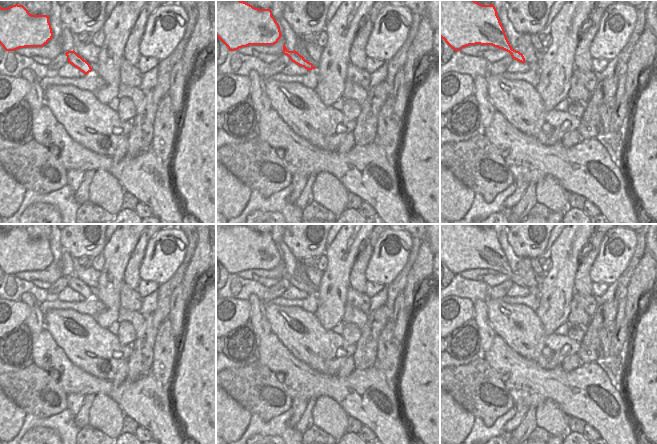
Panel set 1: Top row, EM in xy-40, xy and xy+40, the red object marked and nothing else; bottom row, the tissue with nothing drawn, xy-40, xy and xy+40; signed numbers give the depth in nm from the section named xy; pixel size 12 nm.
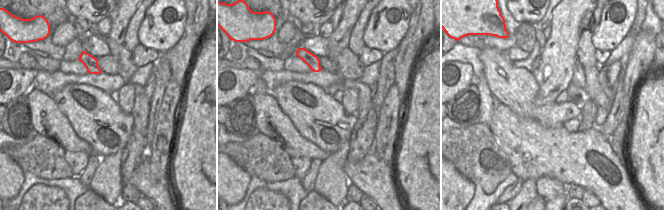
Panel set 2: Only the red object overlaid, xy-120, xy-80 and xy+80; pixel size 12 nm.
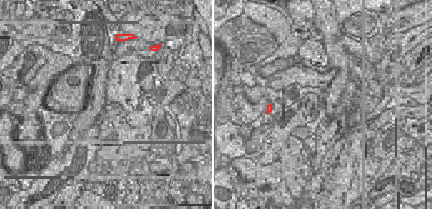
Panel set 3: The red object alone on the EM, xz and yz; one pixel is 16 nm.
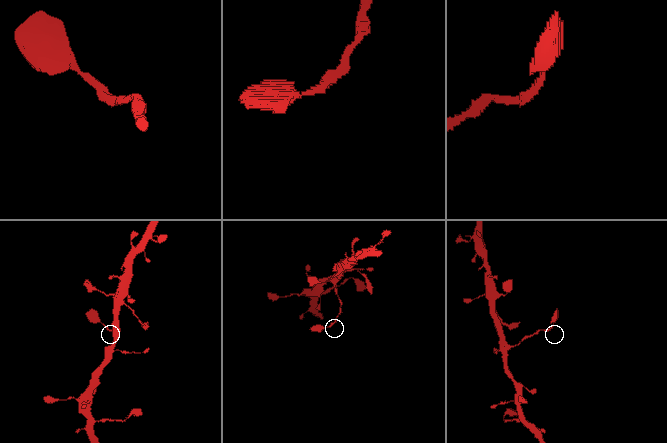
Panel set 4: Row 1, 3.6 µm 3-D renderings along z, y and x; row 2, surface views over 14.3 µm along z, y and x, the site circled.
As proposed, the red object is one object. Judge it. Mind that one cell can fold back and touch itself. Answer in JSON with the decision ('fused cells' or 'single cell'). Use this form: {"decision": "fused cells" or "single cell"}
{"decision": "single cell"}

